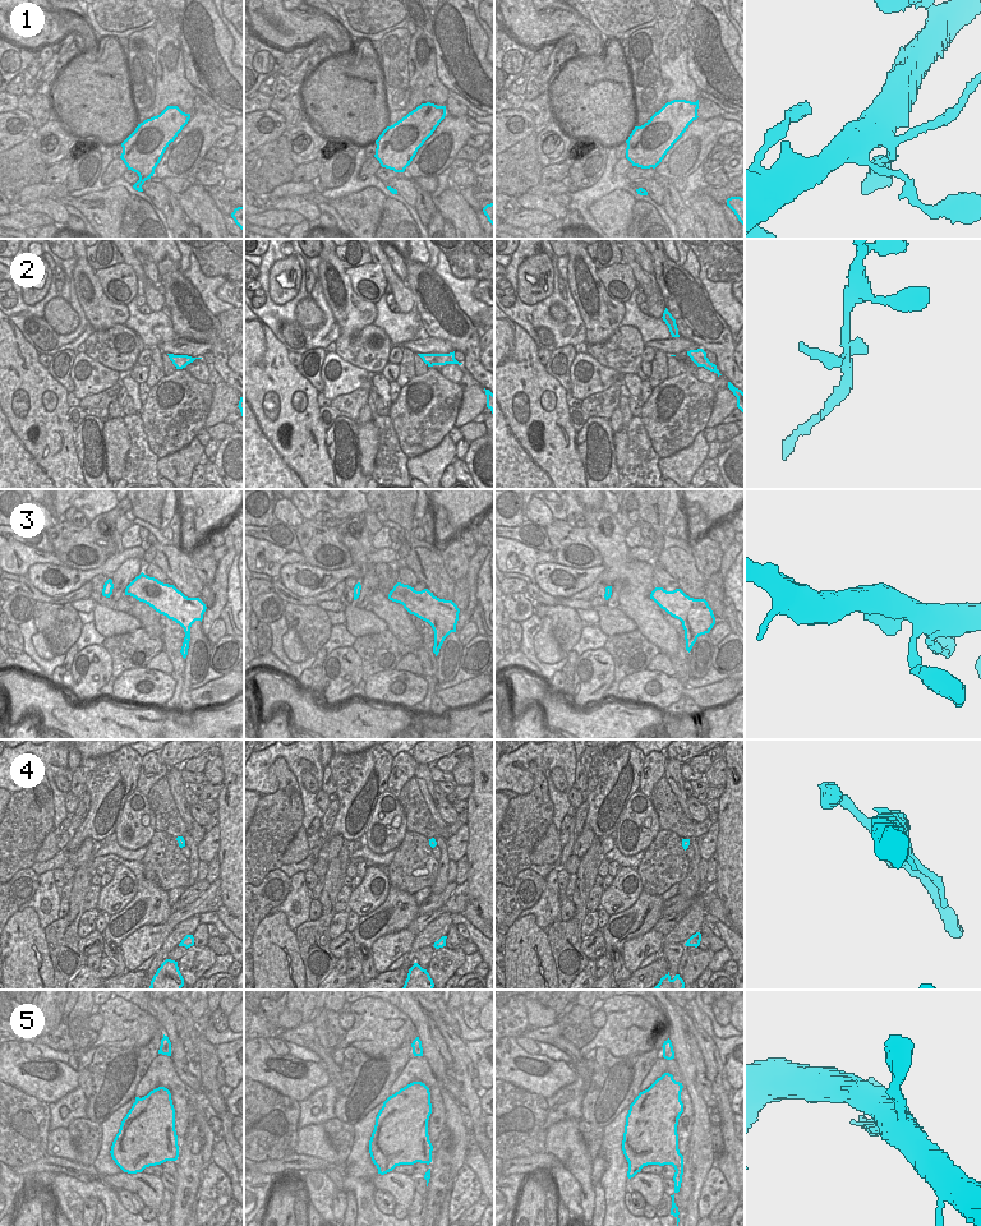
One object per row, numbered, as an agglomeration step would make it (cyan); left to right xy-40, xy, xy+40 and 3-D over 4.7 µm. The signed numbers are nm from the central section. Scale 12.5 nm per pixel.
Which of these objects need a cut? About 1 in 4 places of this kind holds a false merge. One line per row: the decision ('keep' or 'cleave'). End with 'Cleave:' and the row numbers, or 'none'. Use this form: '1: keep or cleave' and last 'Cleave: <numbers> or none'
1: keep
2: cleave
3: keep
4: keep
5: keep
Cleave: 2

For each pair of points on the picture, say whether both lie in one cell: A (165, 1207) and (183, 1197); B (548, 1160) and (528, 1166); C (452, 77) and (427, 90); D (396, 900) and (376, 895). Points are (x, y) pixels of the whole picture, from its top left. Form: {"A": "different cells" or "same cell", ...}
{"A": "different cells", "B": "same cell", "C": "different cells", "D": "different cells"}

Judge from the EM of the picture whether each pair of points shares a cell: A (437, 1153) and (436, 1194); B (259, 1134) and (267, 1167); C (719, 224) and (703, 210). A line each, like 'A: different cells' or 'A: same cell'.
A: same cell
B: different cells
C: same cell

